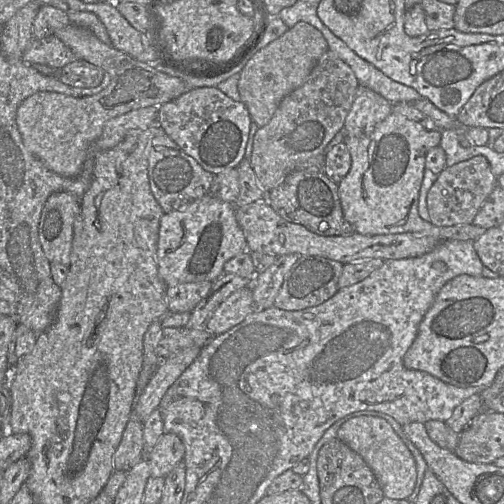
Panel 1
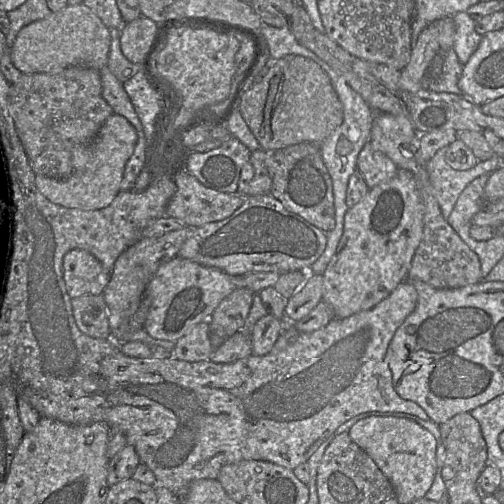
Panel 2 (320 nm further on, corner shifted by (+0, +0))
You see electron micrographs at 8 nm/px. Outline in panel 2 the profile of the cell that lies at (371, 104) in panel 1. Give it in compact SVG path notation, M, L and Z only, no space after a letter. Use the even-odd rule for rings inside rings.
M370 141L358 155L357 169L370 189L391 180L398 172L396 164L384 153L376 150Z

